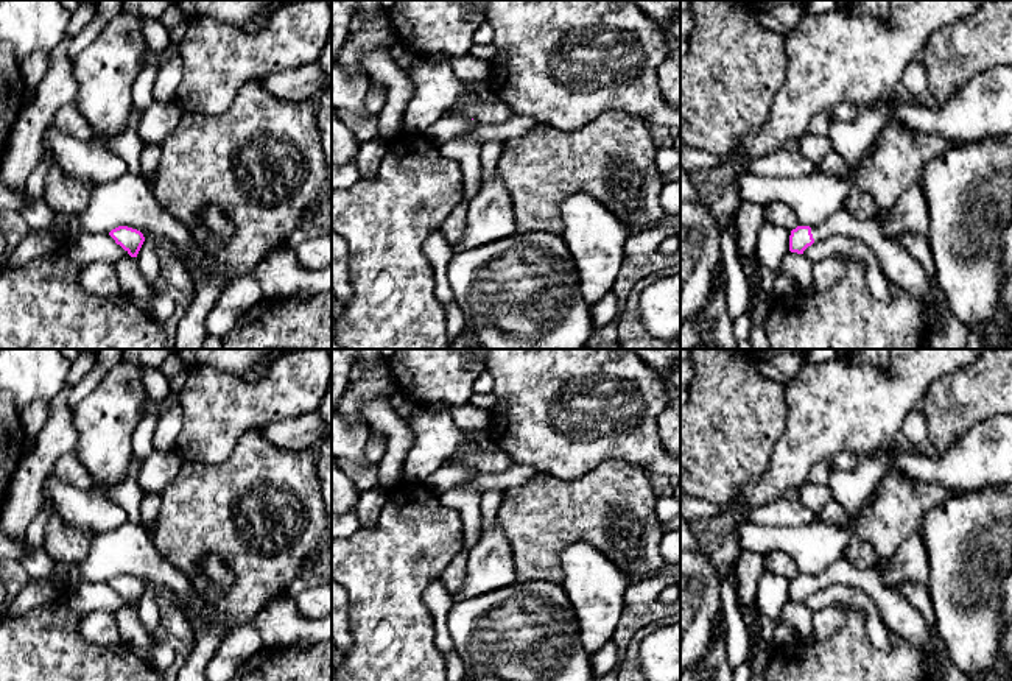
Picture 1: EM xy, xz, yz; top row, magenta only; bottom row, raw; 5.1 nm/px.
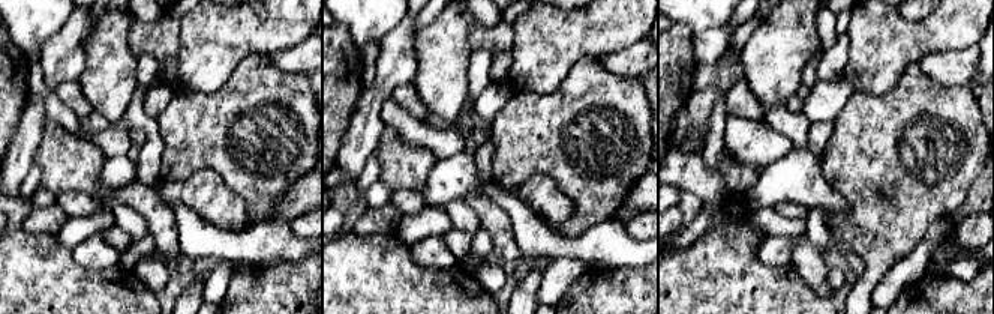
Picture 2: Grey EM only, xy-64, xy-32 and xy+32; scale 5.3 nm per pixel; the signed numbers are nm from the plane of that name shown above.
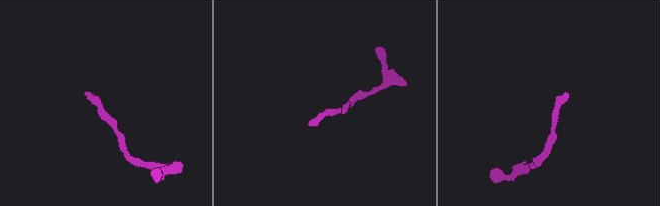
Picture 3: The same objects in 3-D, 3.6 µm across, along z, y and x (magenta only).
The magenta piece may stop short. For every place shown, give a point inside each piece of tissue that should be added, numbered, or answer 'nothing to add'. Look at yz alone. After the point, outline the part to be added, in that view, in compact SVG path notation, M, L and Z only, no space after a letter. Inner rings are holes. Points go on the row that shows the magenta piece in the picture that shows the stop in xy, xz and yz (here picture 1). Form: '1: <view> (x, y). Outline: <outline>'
1: yz (902, 268). Outline: M842 204L828 220L811 228L811 234L814 242L831 235L850 235L866 243L875 252L887 279L923 302L928 332L940 329L939 309L933 299L925 268L898 242L886 238L875 218L858 220Z

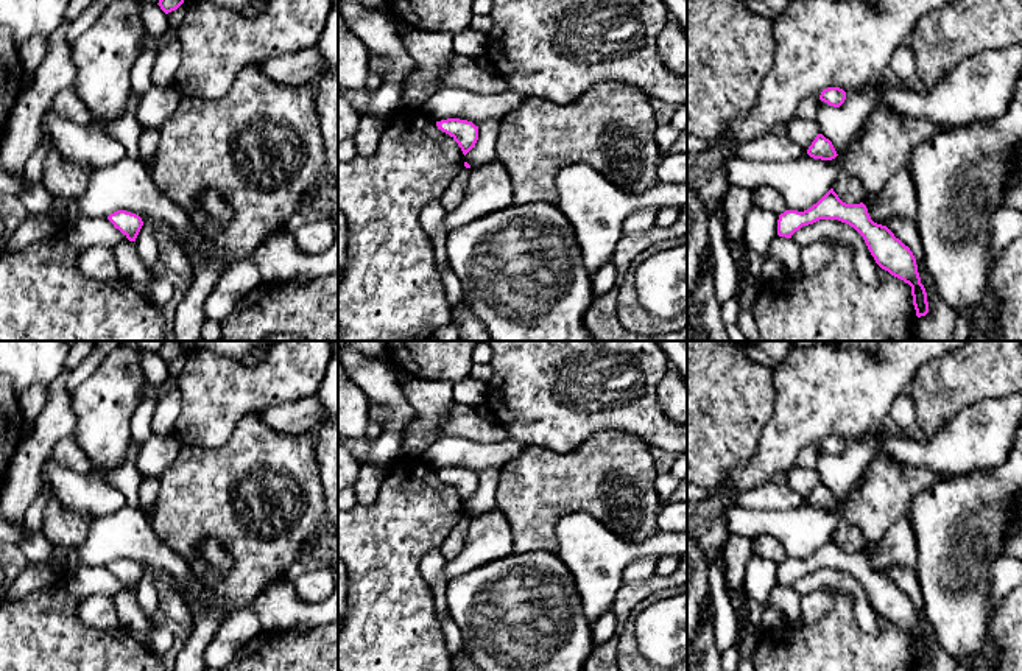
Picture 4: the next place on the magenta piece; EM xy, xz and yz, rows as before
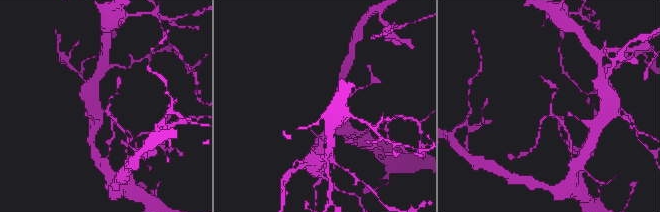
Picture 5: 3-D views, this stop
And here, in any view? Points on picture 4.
nothing to add

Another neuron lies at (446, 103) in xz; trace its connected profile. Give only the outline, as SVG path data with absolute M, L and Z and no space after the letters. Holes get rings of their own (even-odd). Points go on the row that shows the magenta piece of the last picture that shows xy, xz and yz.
M442 87L421 106L433 120L460 118L481 126L488 120L502 120L517 109L528 95L508 89L495 95L481 95L469 89Z

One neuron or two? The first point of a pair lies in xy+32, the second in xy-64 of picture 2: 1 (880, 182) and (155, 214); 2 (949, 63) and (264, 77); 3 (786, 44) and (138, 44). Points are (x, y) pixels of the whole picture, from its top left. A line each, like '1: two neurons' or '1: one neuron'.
1: two neurons
2: two neurons
3: two neurons

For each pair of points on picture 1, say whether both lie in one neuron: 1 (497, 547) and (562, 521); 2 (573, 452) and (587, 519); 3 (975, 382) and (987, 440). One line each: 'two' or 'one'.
1: two
2: two
3: two

